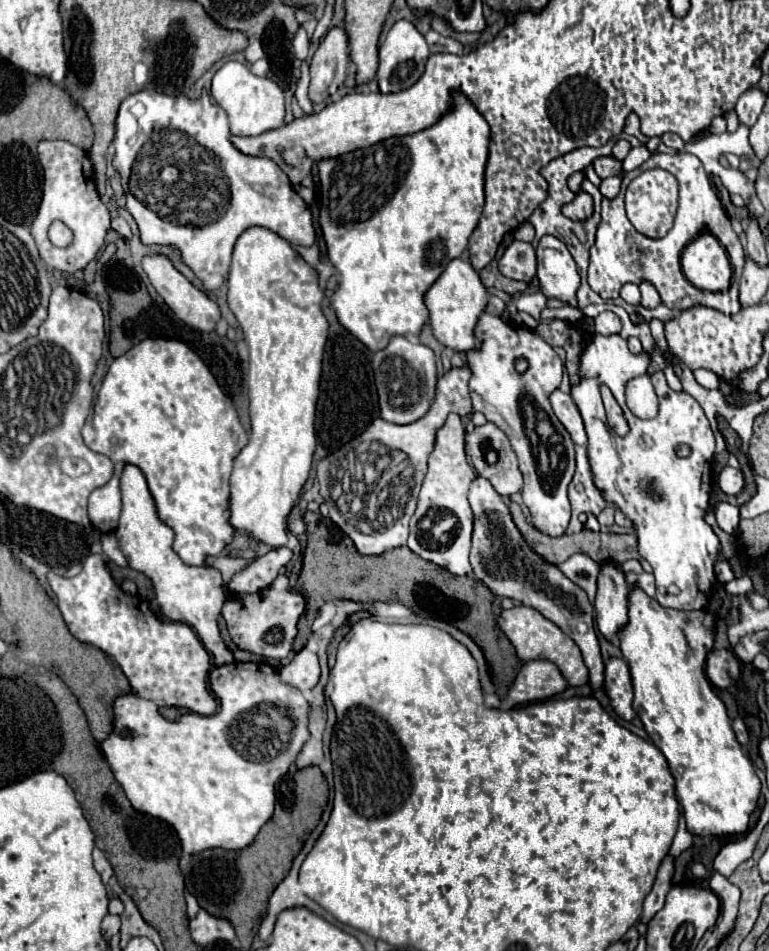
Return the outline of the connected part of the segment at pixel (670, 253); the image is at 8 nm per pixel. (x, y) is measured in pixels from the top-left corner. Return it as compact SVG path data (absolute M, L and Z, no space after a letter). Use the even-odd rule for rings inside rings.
M655 153L649 161L645 161L641 167L629 171L623 177L621 183L621 191L615 199L603 199L603 209L601 209L601 223L597 229L597 239L595 245L591 247L591 263L589 263L589 285L593 291L597 291L603 299L615 299L619 295L619 289L623 283L641 283L643 279L651 281L659 295L661 301L675 309L675 311L683 311L689 309L693 305L707 305L713 307L721 313L739 313L741 303L739 303L739 277L743 271L743 247L741 241L737 237L737 233L733 231L731 221L715 193L715 189L709 183L709 175L703 169L703 163L689 153L677 153L677 155L663 155L663 153ZM661 167L669 173L673 173L679 181L679 209L675 215L675 225L673 229L667 233L665 239L647 239L641 233L635 233L635 227L631 225L631 221L625 215L625 207L623 207L623 197L625 197L625 187L629 185L629 181L633 181L639 173L647 171L647 169L655 169ZM703 231L713 233L719 243L727 249L729 257L731 257L731 267L733 267L733 279L731 279L731 289L727 293L711 293L711 291L703 291L693 287L687 277L681 271L681 253L683 249Z

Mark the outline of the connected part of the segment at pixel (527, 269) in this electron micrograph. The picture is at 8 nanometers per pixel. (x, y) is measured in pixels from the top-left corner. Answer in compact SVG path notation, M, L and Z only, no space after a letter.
M513 241L499 259L499 271L509 279L531 283L537 271L533 245L523 241Z

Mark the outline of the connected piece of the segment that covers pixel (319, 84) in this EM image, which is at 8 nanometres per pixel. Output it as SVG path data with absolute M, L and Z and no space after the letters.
M331 27L327 31L327 35L321 39L317 51L313 53L311 57L311 85L309 85L309 99L313 103L321 103L329 97L329 87L333 83L335 77L343 77L347 73L347 67L349 67L349 37L347 33L341 29L341 27Z

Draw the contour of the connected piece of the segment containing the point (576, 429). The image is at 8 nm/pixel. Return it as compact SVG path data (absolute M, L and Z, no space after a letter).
M557 389L555 393L551 393L551 405L553 405L555 415L563 423L563 427L569 431L571 439L575 441L575 445L583 445L585 447L587 445L587 433L585 433L585 427L583 427L581 413L579 413L575 401L571 399L571 395L567 395L567 393Z

